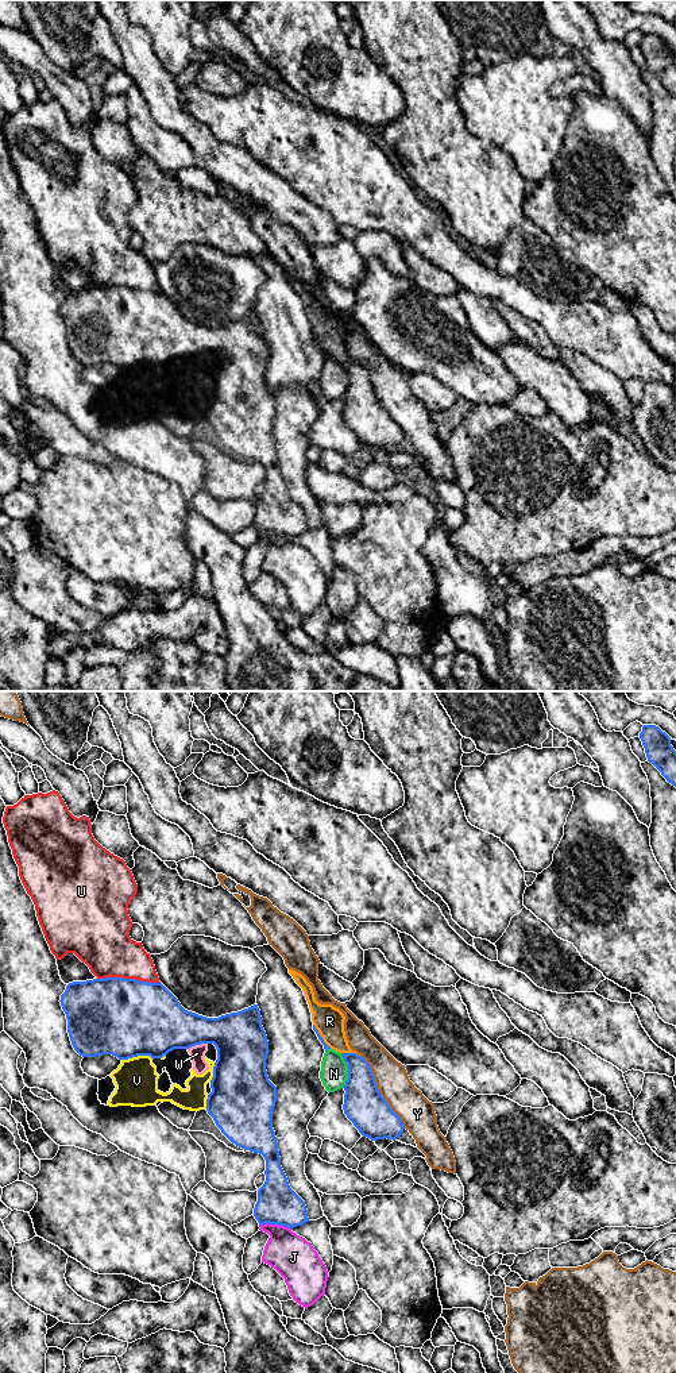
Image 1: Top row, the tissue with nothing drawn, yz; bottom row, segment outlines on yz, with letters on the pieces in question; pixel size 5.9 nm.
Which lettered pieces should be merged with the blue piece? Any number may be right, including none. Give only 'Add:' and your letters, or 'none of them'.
Add: none of them

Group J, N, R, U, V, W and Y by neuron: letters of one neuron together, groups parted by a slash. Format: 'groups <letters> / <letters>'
groups J / N / R V W / U / Y

